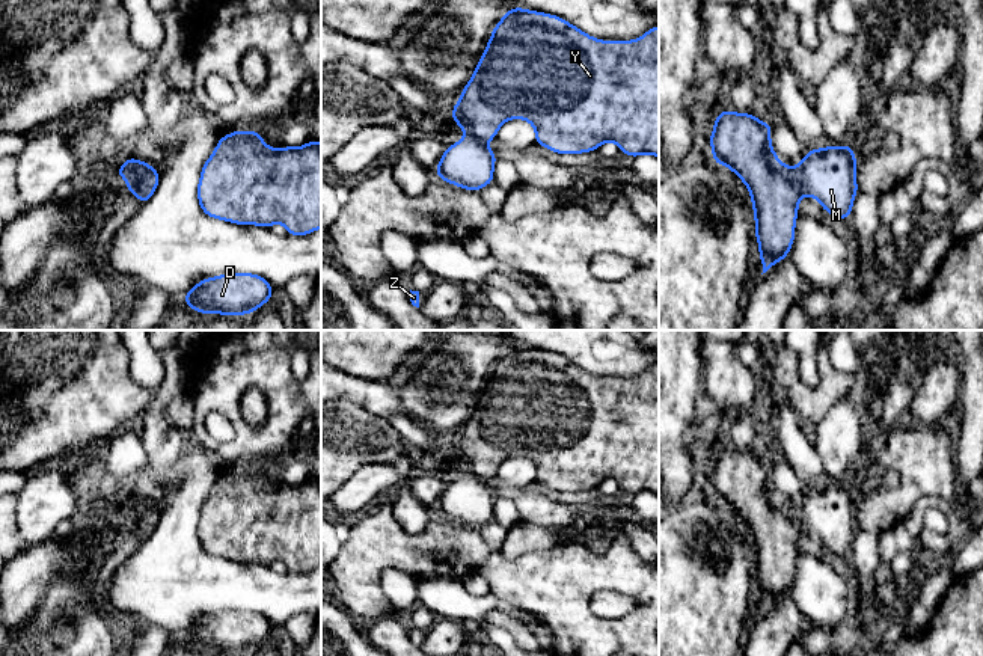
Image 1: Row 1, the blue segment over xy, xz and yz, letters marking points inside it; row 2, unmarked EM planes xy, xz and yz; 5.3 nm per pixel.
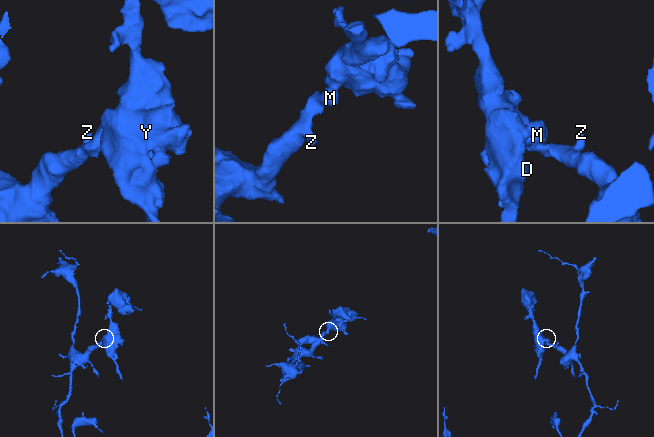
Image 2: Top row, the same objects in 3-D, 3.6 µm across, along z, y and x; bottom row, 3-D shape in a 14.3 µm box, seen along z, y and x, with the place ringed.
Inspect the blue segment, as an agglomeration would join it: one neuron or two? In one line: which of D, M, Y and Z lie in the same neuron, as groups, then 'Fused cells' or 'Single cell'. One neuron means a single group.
Groups: D Y / M Z. Fused cells

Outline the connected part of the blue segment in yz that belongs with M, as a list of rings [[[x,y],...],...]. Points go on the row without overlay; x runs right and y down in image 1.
[[[852,484],[810,487],[796,508],[807,532],[816,535],[831,553],[849,558],[858,531]]]

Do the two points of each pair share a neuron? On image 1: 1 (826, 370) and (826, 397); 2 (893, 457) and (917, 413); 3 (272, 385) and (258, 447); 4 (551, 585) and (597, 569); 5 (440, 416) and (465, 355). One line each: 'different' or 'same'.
1: same
2: different
3: same
4: same
5: same

